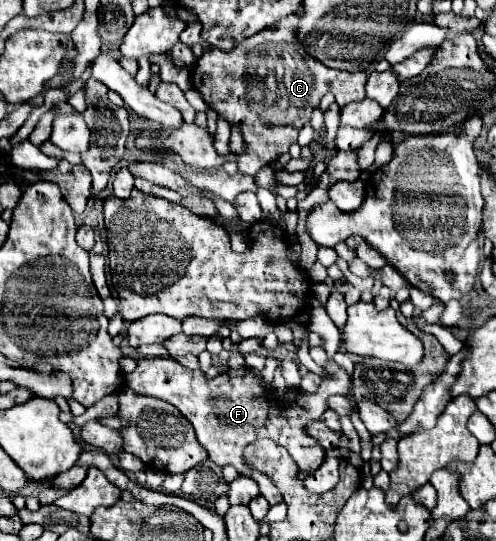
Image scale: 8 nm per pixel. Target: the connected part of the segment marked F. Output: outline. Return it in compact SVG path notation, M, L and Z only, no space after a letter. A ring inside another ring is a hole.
M150 358L150 360L138 360L138 366L134 372L126 374L126 384L136 394L144 396L156 396L170 404L174 404L194 426L198 442L208 450L208 456L218 466L234 466L238 474L248 476L256 480L260 486L260 496L268 500L268 504L282 502L282 496L274 488L273 482L258 470L248 468L242 462L244 448L258 440L258 436L274 440L278 446L284 446L288 454L298 464L298 470L304 474L312 474L320 468L324 462L324 450L322 446L306 434L306 426L314 420L320 420L322 412L328 408L326 400L332 394L346 394L350 386L348 374L330 360L326 364L328 378L322 380L316 394L302 394L300 390L288 390L286 400L278 402L276 394L272 396L270 390L266 390L262 384L252 382L252 372L248 368L232 370L218 374L214 380L206 380L206 376L200 370L184 370L180 364L176 364L170 358Z

